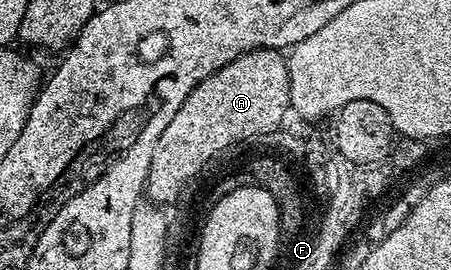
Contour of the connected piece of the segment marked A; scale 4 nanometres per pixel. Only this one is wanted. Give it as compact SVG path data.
M253 50L201 81L183 101L179 112L175 113L155 143L147 181L151 184L152 198L161 206L168 206L175 201L185 181L217 149L239 139L243 133L261 133L261 121L263 125L277 125L285 103L283 79L285 71L277 55Z

